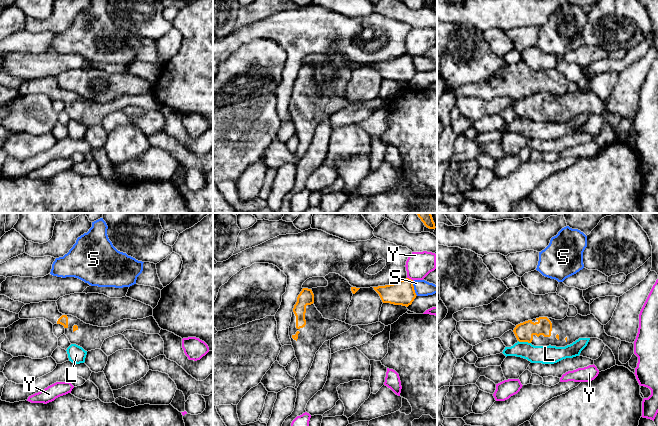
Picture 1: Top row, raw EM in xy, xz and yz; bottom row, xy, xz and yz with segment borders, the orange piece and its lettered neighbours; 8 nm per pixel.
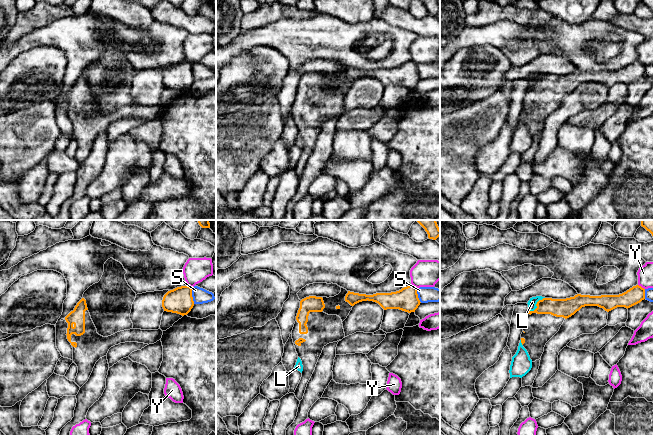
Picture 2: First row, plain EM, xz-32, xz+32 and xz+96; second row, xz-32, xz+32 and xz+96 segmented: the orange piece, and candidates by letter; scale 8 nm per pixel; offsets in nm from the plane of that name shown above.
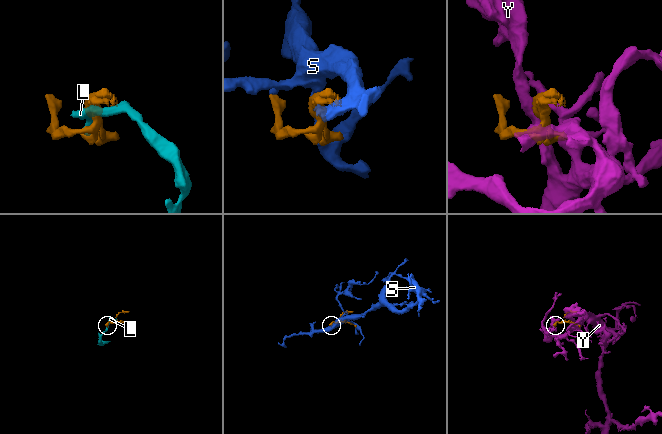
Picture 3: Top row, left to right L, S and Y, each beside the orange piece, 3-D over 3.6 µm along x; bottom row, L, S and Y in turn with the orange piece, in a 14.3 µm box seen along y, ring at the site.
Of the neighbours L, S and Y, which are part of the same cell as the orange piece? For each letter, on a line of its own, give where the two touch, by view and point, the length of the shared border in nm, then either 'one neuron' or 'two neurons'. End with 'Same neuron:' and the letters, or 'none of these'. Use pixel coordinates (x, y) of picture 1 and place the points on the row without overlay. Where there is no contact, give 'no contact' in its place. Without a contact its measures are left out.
L: yz (524, 117) | 110 nm | two neurons
S: xz (413, 64) | 130 nm | two neurons
Y: xz (410, 55) | 60 nm | two neurons
Same neuron: none of these

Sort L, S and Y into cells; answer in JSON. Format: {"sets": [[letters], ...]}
{"sets": [["L", "S"], ["Y"]]}

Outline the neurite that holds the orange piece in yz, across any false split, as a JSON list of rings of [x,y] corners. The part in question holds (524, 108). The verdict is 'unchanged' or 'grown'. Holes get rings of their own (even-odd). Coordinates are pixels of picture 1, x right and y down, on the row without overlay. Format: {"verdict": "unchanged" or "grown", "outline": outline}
{"verdict": "grown", "outline": [[[593,90],[566,92],[562,96],[539,93],[516,101],[513,108],[519,118],[528,118],[534,122],[565,123],[579,114],[598,114],[612,126],[616,141],[624,142],[635,149],[635,145],[629,142],[629,138],[622,140],[619,137],[621,116],[608,112],[604,101]]]}

